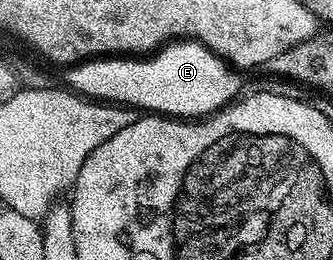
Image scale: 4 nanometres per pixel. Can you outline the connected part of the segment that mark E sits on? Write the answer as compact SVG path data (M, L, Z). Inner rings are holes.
M194 40L168 43L146 58L91 58L70 65L64 72L66 87L78 95L173 118L201 118L220 111L240 95L242 76Z

